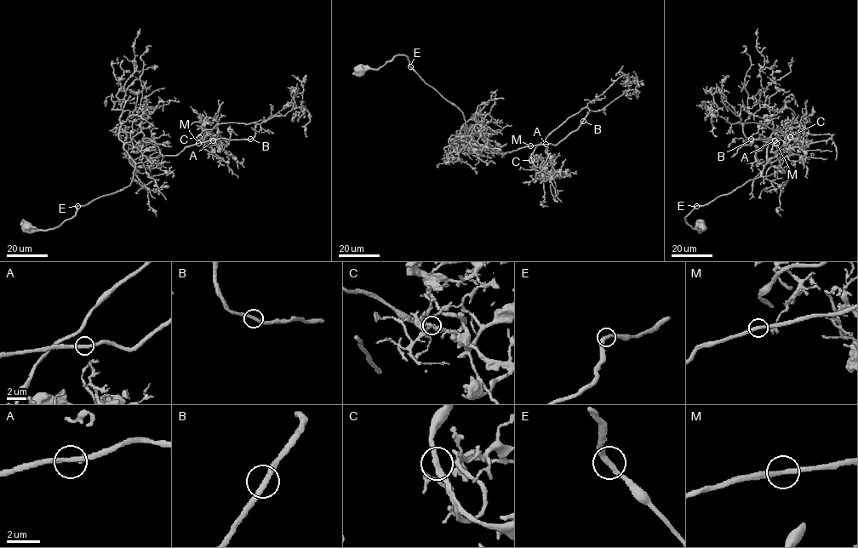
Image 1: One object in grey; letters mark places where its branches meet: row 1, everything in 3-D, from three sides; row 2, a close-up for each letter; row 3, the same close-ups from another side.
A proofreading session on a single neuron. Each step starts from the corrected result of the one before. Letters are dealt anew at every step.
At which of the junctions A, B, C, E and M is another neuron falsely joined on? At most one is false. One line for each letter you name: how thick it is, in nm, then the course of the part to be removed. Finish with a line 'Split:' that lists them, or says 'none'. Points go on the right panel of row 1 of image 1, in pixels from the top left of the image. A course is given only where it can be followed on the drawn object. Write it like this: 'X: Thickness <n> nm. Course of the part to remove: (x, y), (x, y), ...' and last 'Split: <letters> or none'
Split: none

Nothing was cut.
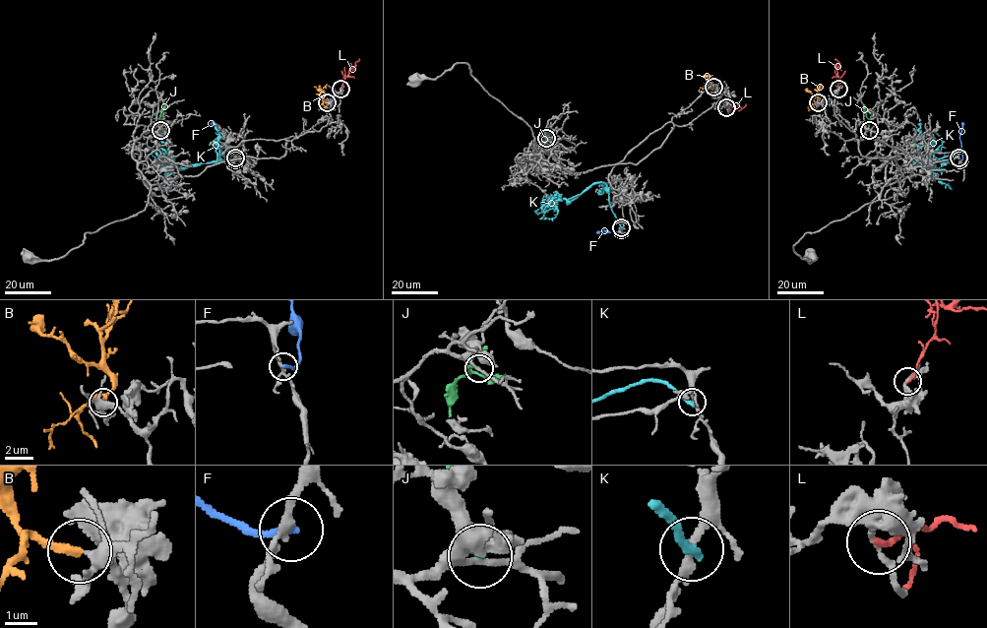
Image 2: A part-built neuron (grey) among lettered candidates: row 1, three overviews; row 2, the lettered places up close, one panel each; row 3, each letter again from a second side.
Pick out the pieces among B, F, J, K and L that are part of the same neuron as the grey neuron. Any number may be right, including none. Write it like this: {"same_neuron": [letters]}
{"same_neuron": ["B"]}

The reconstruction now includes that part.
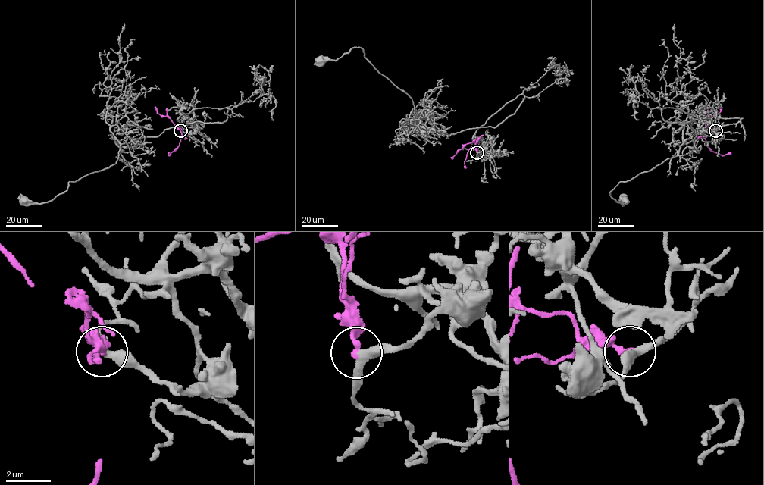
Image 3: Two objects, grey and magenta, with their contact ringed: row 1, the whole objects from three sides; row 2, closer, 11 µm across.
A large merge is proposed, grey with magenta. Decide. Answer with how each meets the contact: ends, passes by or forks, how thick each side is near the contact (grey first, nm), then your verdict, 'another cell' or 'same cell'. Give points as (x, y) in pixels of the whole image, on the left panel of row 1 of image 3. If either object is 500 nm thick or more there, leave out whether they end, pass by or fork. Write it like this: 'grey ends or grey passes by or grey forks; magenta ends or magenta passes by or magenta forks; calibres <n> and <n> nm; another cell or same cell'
grey passes by; magenta ends; calibres 360 and 280 nm; another cell

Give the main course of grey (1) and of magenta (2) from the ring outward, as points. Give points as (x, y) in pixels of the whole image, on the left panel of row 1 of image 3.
1: (181, 131), (189, 132), (182, 114), (228, 107), (223, 123), (122, 143), (108, 167), (45, 202), (24, 201)
2: (181, 131), (179, 127), (182, 137), (179, 145), (169, 155), (170, 152)

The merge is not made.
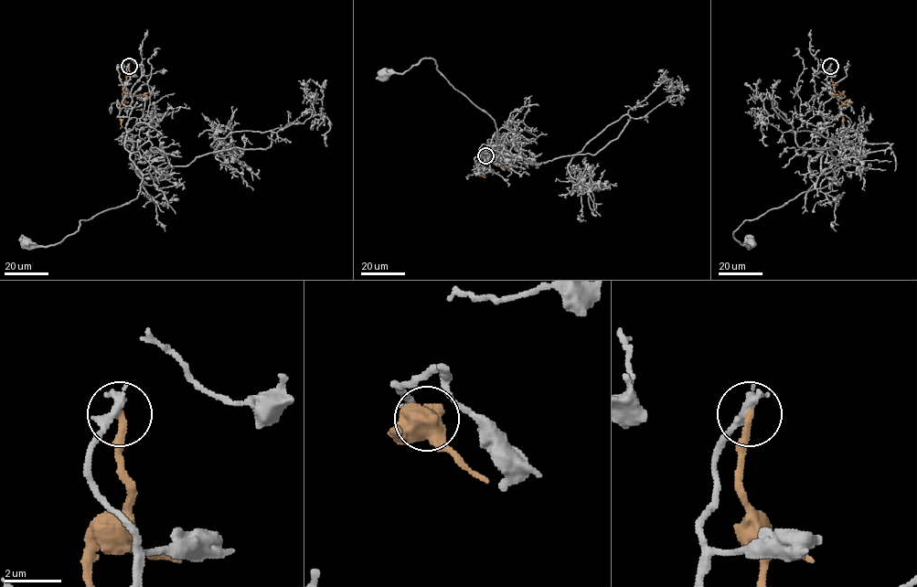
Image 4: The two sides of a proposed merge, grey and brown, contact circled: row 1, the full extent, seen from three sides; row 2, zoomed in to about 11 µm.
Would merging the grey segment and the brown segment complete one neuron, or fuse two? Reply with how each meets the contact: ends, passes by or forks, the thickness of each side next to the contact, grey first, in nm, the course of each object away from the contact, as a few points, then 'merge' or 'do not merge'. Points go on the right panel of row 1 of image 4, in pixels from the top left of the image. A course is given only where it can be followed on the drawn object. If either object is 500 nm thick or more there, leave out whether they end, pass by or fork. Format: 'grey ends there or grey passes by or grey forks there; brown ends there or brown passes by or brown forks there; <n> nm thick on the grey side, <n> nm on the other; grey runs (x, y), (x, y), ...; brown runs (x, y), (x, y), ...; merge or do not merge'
grey ends there; brown ends there; 400 nm thick on the grey side, 280 nm on the other; grey runs (830, 66), (832, 97), (819, 108), (827, 143), (821, 173), (806, 191), (734, 231), (740, 243), (750, 243); brown runs (830, 66), (833, 86), (829, 92), (836, 96), (843, 94), (838, 90); do not merge

